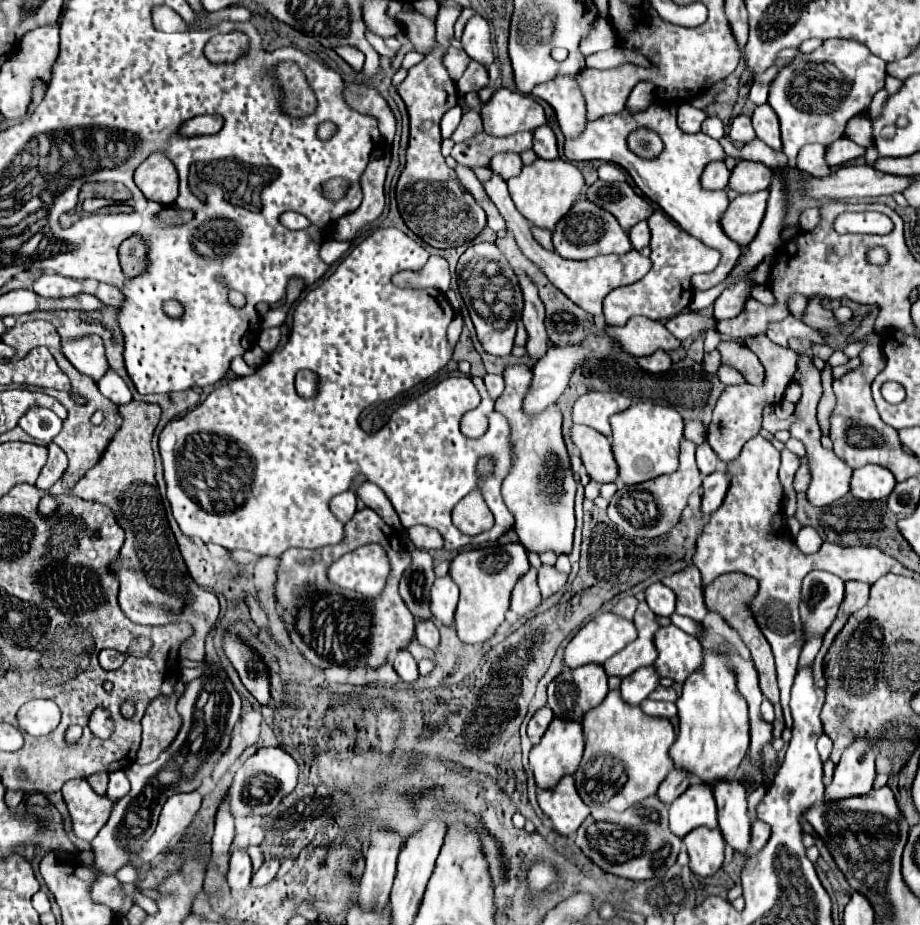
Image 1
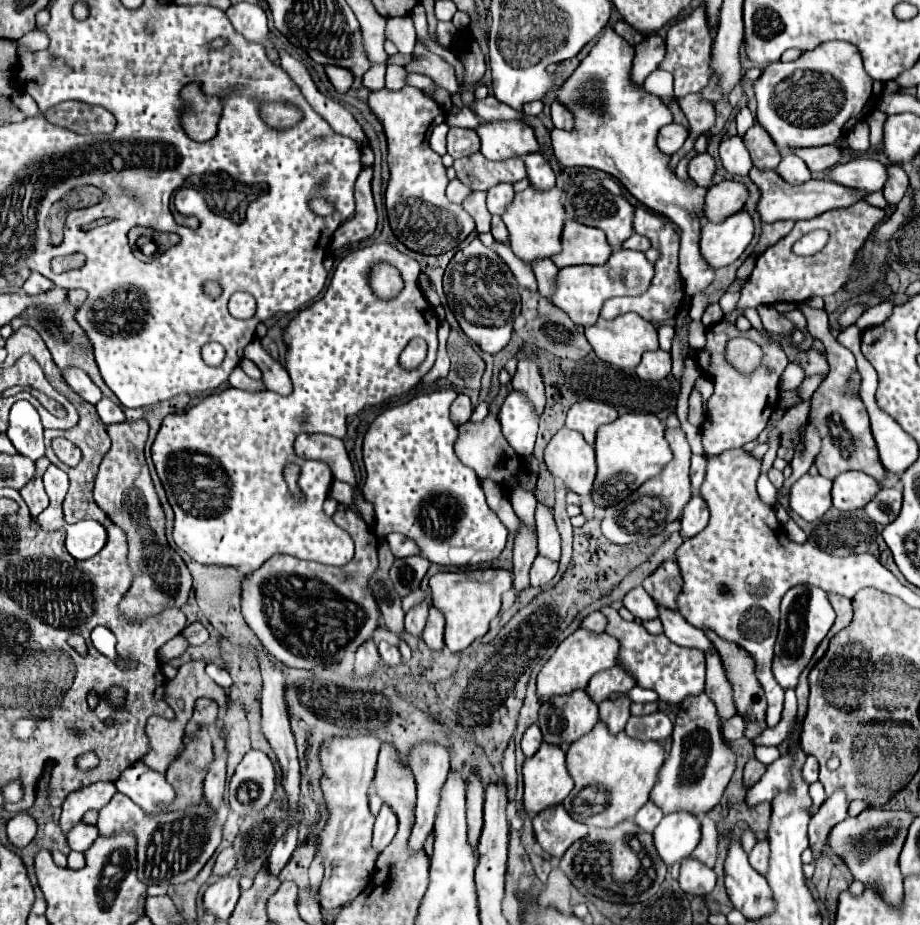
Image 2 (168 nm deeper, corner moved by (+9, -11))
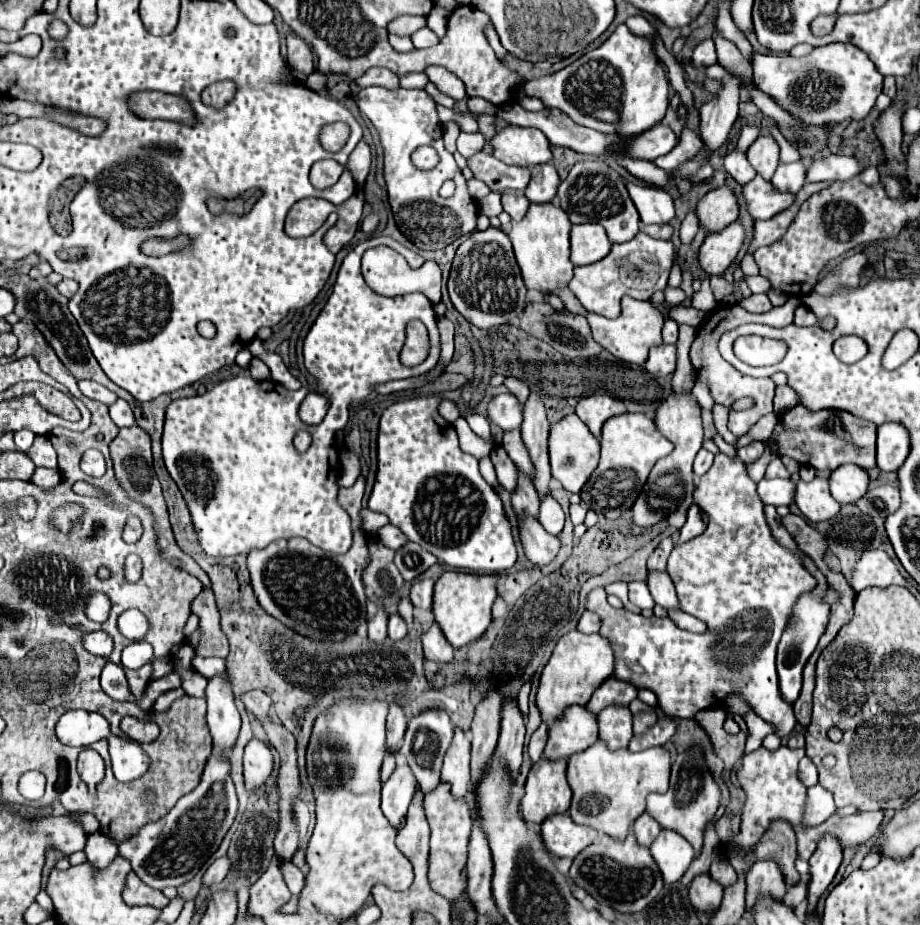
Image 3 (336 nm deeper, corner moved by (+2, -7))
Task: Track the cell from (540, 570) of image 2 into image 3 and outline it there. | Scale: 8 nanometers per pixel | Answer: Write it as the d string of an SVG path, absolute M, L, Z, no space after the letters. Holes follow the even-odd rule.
M524 518L524 522L520 522L520 538L526 558L540 568L550 564L560 550L560 540L548 534L540 522L532 522L532 518Z

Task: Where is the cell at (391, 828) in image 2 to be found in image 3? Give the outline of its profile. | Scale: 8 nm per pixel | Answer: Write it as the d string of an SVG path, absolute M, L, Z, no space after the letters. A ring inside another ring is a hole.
M396 766L388 782L382 786L382 812L394 828L398 828L406 818L406 810L414 794L414 784L416 778L412 778L408 766Z

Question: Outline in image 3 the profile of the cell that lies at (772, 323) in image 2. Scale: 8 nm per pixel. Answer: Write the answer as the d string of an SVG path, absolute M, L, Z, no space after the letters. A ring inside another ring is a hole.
M752 294L750 298L742 298L740 306L746 308L746 310L750 310L750 312L758 312L758 314L772 310L772 304L770 304L770 300L768 300L766 294Z

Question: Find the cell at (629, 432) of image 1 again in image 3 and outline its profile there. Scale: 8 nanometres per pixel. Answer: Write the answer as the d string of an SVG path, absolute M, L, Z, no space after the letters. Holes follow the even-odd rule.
M622 414L610 418L602 428L600 444L600 464L592 472L592 478L584 484L580 496L594 512L604 514L606 518L620 518L622 512L628 512L632 508L632 502L638 498L656 460L668 456L674 446L660 434L654 420L644 414Z

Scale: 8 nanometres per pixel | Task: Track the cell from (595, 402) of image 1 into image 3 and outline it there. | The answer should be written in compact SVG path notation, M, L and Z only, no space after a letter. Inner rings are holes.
M592 394L582 398L576 404L576 416L590 428L590 432L600 438L600 430L602 424L618 414L624 414L626 406L622 404L622 400L612 398L608 394Z

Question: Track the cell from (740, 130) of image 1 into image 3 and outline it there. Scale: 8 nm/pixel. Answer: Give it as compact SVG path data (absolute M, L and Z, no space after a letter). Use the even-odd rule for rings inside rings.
M732 148L726 156L724 156L724 168L728 170L728 174L738 182L738 184L746 184L756 176L756 170L750 166L746 152Z

